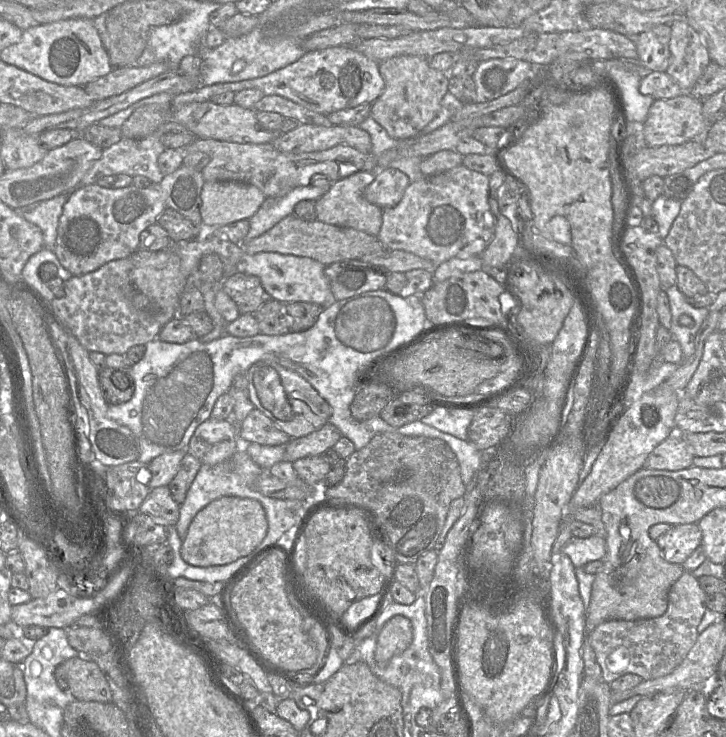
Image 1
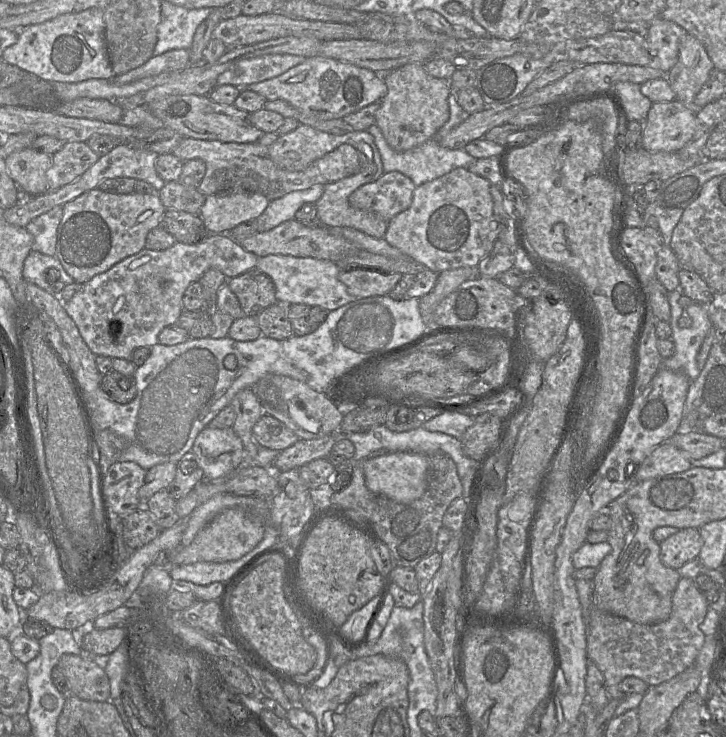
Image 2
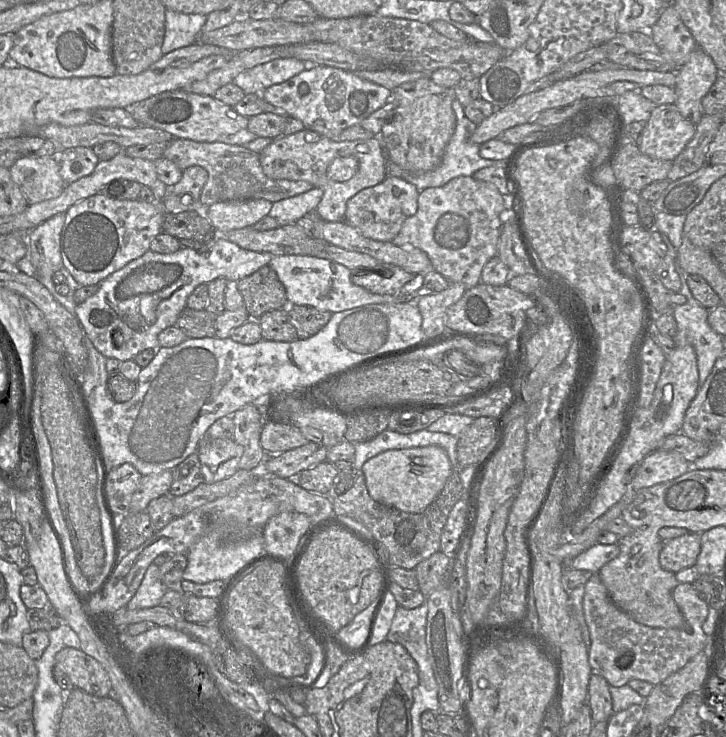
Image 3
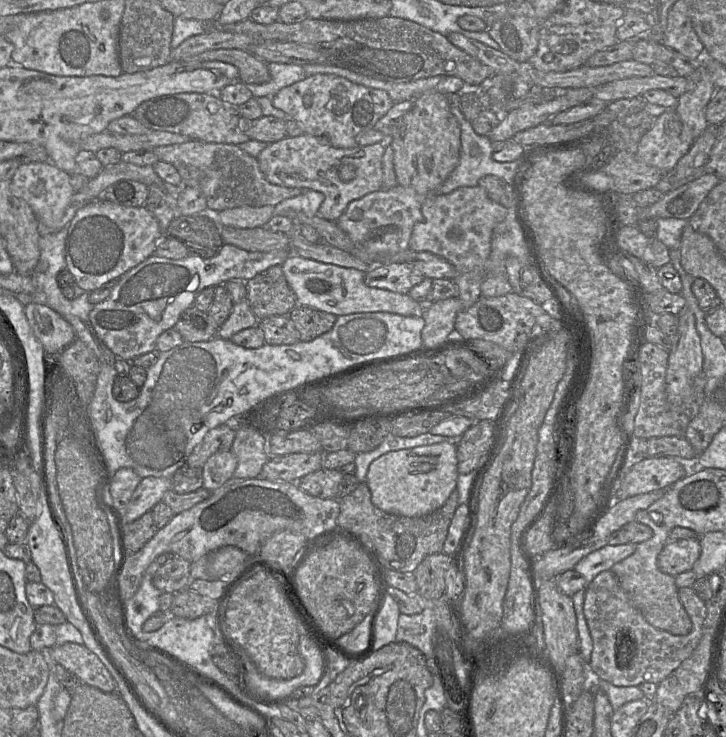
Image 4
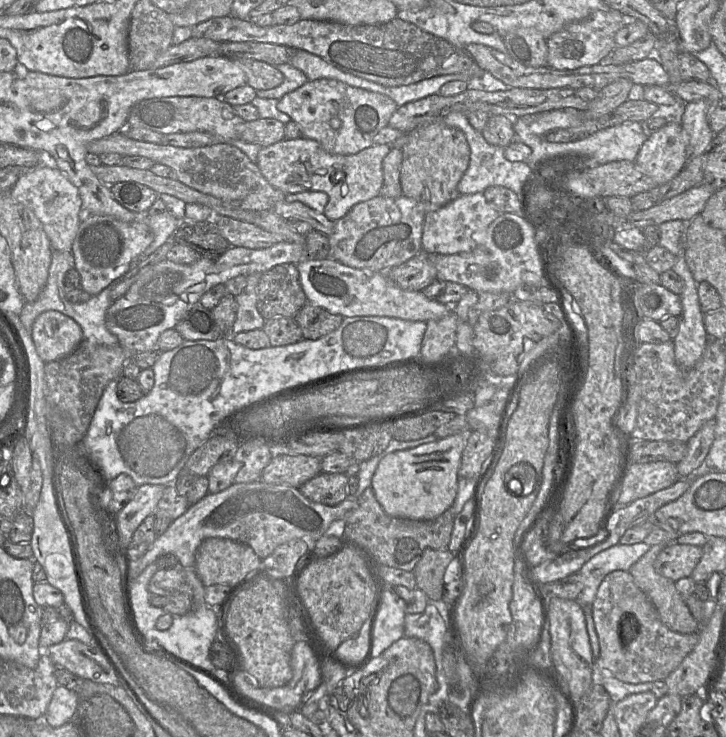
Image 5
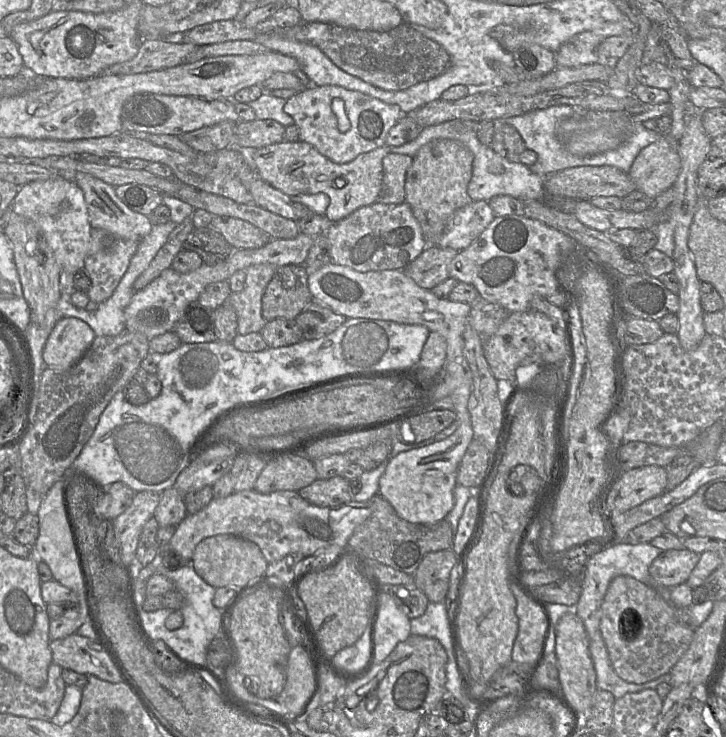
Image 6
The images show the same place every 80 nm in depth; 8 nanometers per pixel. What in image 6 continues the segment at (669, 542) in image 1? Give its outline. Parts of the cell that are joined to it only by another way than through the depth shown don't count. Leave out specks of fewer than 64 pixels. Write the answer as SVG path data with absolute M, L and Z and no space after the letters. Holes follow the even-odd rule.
M684 549L663 551L650 565L652 578L667 588L687 582L701 554Z

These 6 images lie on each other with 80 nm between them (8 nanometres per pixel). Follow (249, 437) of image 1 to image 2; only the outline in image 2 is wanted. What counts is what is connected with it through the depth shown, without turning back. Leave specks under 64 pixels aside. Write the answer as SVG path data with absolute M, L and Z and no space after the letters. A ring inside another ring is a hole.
M265 413L253 426L252 433L260 446L278 452L293 445L300 439L283 422Z

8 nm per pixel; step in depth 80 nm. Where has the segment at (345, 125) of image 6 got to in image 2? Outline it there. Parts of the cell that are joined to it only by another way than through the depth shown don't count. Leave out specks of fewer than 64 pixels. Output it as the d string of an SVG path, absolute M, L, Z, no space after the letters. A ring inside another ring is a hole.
M320 55L305 58L302 63L290 68L277 77L237 88L240 92L244 90L254 91L266 100L286 101L308 115L321 120L342 119L344 116L358 112L370 104L379 103L387 93L385 82L375 72Z

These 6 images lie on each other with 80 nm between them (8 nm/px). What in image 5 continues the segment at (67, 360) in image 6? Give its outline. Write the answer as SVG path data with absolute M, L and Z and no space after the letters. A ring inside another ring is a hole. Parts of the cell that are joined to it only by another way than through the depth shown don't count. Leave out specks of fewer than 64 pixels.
M55 310L45 311L35 319L31 335L36 351L45 363L70 355L84 340L80 325Z

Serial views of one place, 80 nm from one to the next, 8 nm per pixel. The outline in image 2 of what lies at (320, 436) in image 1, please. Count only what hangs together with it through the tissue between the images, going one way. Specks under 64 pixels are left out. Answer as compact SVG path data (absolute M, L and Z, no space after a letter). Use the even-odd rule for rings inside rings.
M330 434L316 439L299 439L293 445L280 451L274 462L273 470L288 471L319 458L327 458L338 439L337 434Z

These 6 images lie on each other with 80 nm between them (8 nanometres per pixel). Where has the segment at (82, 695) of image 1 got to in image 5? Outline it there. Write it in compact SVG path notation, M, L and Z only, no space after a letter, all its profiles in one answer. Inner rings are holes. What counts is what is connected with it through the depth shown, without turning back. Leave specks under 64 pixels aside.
M65 638L42 650L55 666L61 666L80 678L122 686L108 658L95 643L94 646L88 646L76 639Z

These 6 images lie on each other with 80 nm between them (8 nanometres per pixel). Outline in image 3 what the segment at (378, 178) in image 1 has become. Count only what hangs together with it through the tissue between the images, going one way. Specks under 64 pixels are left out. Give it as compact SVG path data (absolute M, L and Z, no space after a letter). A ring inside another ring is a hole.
M387 176L381 183L359 191L347 201L344 221L367 238L391 242L404 221L417 212L419 193L416 186L405 179Z

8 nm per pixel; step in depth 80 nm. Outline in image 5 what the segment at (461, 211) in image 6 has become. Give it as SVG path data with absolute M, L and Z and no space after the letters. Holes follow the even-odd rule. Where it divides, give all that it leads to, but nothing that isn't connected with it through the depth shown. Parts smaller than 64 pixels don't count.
M484 193L459 195L440 209L426 213L422 251L443 255L471 252L483 241L487 228L500 215L501 212L486 200Z

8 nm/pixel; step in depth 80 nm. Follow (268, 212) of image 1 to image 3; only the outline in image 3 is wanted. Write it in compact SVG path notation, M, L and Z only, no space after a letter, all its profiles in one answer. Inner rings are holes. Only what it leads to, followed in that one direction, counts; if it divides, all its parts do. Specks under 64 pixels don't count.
M313 187L301 194L272 204L268 216L275 218L280 226L297 224L309 212L314 212L323 197L323 190Z

